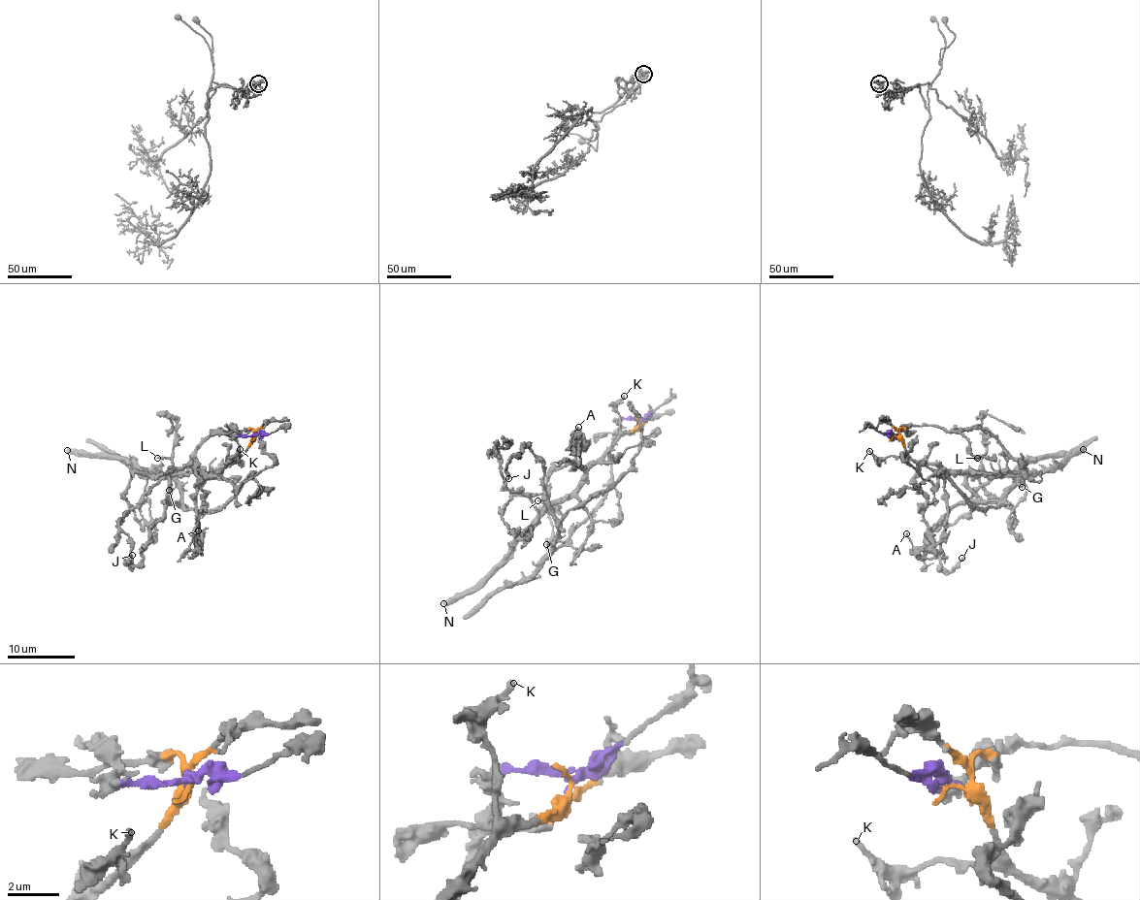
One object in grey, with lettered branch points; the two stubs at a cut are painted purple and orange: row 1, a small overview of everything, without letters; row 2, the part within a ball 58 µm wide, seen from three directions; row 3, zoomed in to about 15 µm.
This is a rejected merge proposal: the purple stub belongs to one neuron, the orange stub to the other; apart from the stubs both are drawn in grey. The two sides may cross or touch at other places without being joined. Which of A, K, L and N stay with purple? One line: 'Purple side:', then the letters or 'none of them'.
Purple side: none of them

